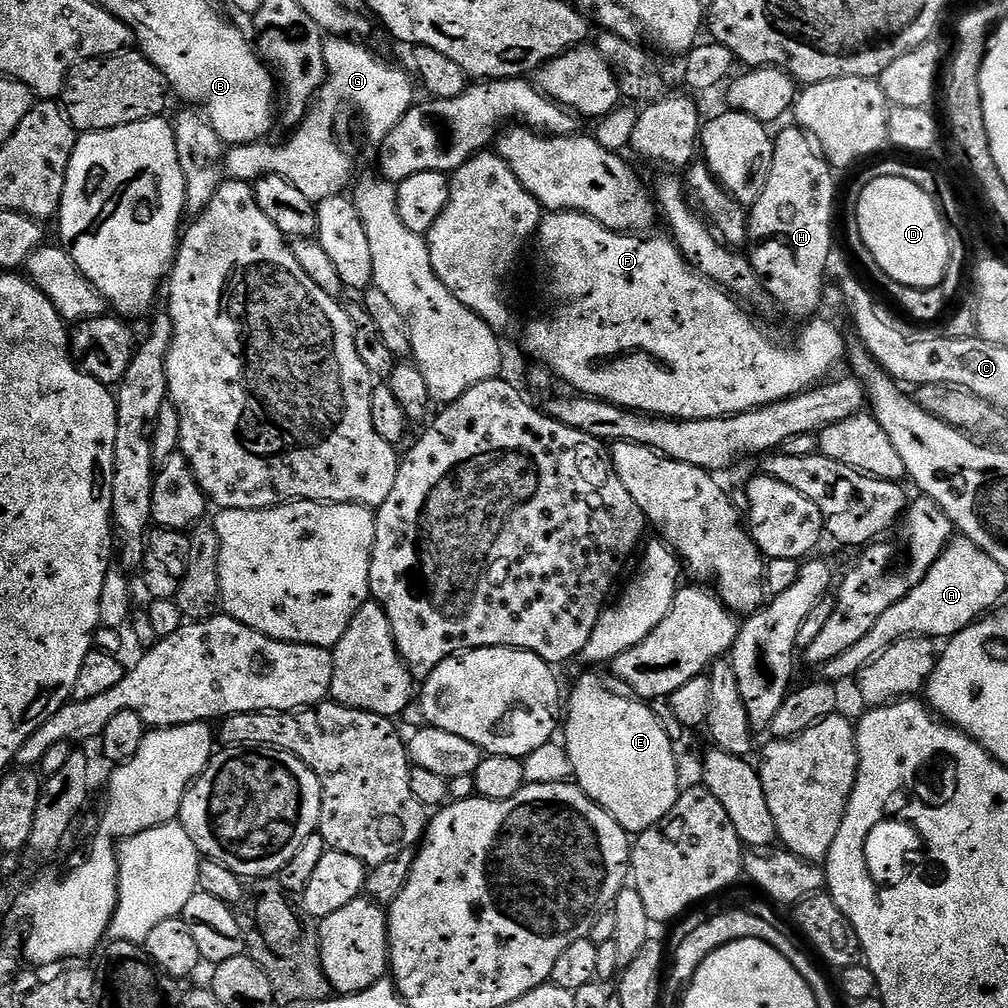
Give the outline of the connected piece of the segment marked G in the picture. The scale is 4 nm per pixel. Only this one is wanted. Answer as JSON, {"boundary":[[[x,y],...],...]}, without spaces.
{"boundary":[[[332,38],[324,45],[325,83],[317,93],[317,97],[309,107],[307,115],[301,124],[293,131],[294,138],[278,146],[270,144],[268,140],[254,143],[231,145],[225,155],[225,173],[232,180],[255,181],[264,176],[278,176],[285,178],[292,186],[297,187],[312,203],[320,203],[328,197],[341,195],[351,185],[352,160],[344,152],[336,136],[336,118],[340,114],[340,108],[346,106],[362,112],[364,126],[367,134],[373,139],[373,143],[380,143],[386,134],[401,121],[401,118],[412,108],[415,103],[415,83],[411,75],[390,66],[376,53],[370,52],[364,45],[352,42],[350,38]]]}

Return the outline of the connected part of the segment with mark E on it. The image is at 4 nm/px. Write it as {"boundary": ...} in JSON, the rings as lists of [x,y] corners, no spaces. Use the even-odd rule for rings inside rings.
{"boundary":[[[588,670],[585,676],[580,676],[576,680],[576,685],[572,688],[572,697],[567,697],[566,700],[566,716],[568,712],[568,721],[563,721],[562,724],[562,743],[564,749],[570,754],[570,766],[572,767],[572,774],[575,783],[582,791],[589,796],[592,801],[598,806],[602,806],[602,810],[606,810],[611,814],[619,824],[624,827],[624,831],[629,834],[639,834],[645,832],[650,826],[660,824],[662,818],[666,818],[666,814],[670,814],[670,810],[678,802],[680,793],[682,791],[682,783],[680,784],[680,772],[676,769],[676,752],[674,743],[667,737],[666,730],[663,729],[662,722],[652,713],[651,707],[645,701],[639,698],[633,698],[631,695],[619,696],[616,692],[611,692],[610,689],[604,685],[604,680],[600,676],[595,676],[595,671]]]}

